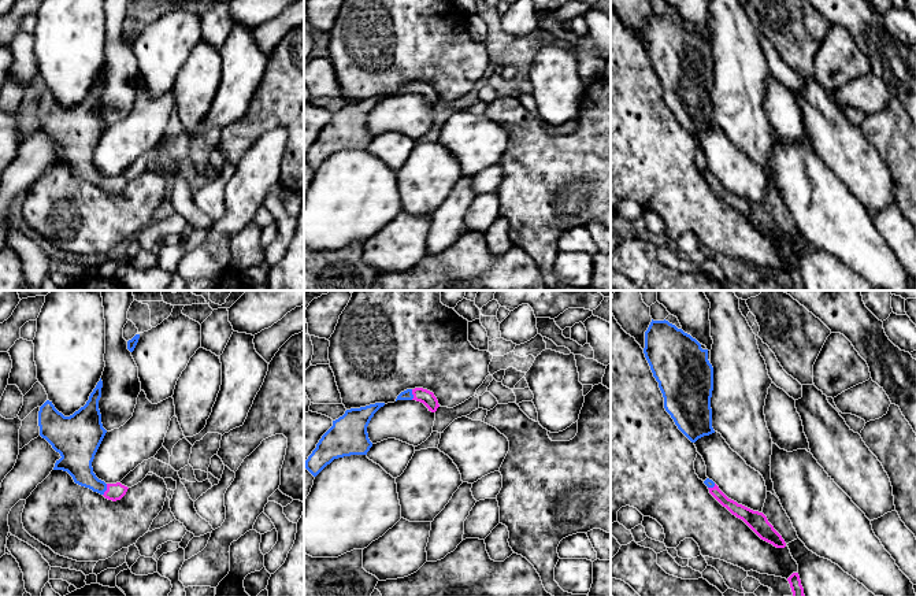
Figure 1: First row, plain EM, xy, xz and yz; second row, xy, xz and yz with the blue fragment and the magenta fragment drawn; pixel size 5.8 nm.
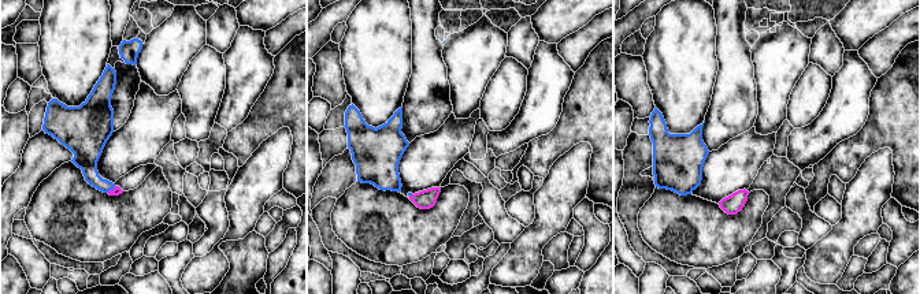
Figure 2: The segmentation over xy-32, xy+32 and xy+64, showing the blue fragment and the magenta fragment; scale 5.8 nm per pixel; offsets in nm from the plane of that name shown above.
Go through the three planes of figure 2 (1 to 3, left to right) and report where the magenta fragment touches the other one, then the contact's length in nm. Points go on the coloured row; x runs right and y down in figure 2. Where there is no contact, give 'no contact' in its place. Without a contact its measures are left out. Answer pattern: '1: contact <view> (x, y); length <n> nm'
1: contact xy-32 (111, 189); length 70 nm
2: no contact
3: no contact

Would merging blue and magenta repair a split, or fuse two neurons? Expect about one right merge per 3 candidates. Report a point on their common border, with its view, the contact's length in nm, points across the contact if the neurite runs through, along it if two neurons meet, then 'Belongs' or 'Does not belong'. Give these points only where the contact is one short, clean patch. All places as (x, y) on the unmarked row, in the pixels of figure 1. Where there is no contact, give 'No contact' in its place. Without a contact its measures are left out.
Touches blue at xy (106, 182). Shared border 80 nm. Path across: xy (77, 151), (78, 159), (106, 182), (114, 185). Belongs

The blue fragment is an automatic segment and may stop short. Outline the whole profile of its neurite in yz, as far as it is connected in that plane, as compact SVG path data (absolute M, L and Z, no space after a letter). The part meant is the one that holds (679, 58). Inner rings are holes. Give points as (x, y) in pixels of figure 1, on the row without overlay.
M653 14L645 25L645 51L678 122L696 136L715 126L711 90L713 60L708 42L668 14Z

